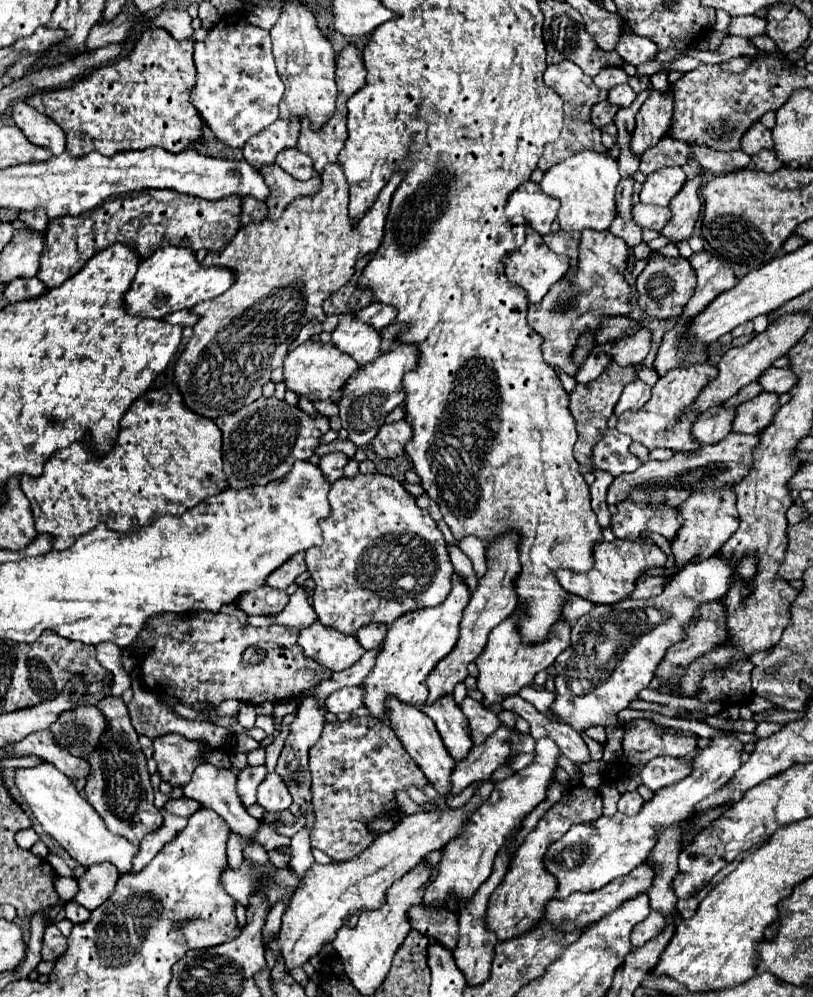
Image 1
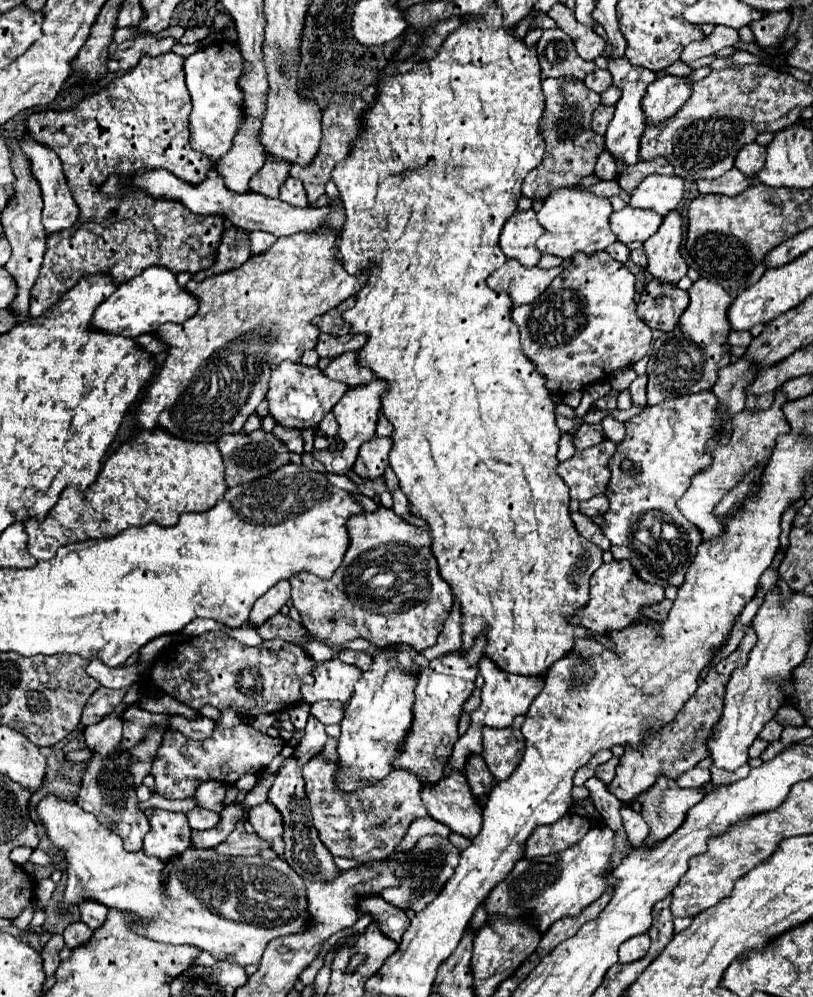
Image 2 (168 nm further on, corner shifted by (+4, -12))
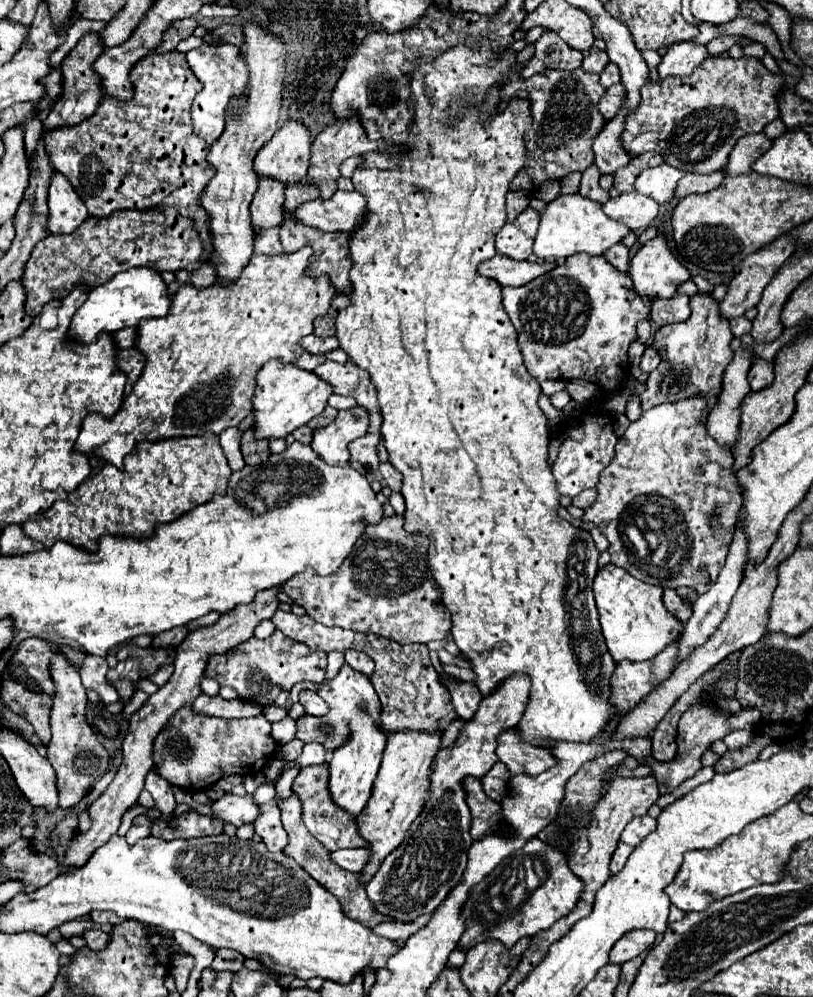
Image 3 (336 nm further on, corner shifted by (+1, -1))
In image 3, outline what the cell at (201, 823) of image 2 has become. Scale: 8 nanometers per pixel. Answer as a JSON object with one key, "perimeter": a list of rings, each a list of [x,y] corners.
{"perimeter":[[[224,794],[220,800],[212,802],[212,812],[214,812],[214,816],[222,818],[224,822],[242,826],[246,822],[254,822],[254,818],[258,814],[258,806],[248,794],[246,796]]]}

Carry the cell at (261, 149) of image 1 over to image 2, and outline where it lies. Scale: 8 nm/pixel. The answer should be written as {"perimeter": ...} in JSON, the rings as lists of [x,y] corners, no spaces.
{"perimeter":[[[267,159],[265,165],[261,167],[261,171],[251,177],[249,189],[259,195],[275,199],[275,197],[279,197],[279,187],[289,177],[289,169],[291,169],[291,165],[287,165],[287,163]]]}

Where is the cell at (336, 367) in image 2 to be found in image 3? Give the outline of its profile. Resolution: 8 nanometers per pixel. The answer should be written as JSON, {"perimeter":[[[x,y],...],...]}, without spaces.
{"perimeter":[[[346,360],[344,364],[338,362],[324,362],[318,368],[314,368],[314,374],[324,378],[328,384],[334,386],[336,394],[352,396],[360,406],[364,406],[370,412],[370,428],[368,432],[380,432],[382,426],[382,412],[376,398],[376,388],[370,380],[368,370],[352,364]]]}

